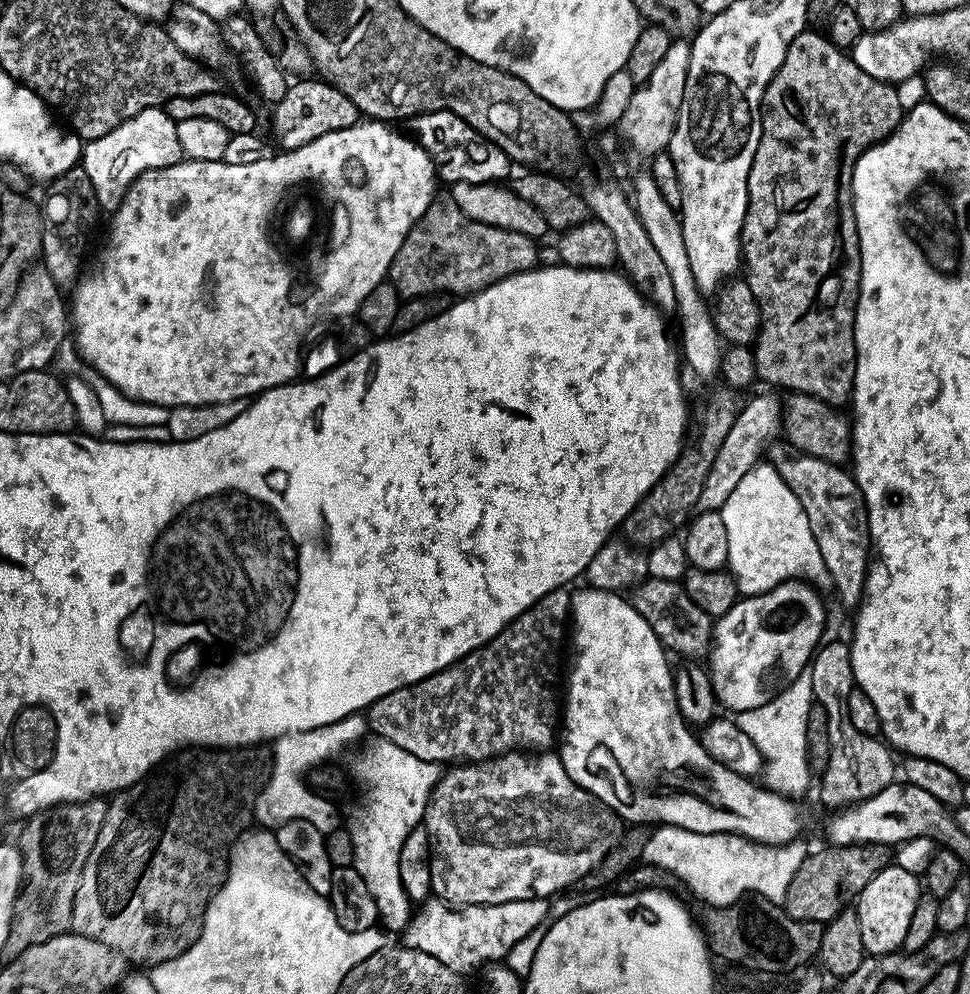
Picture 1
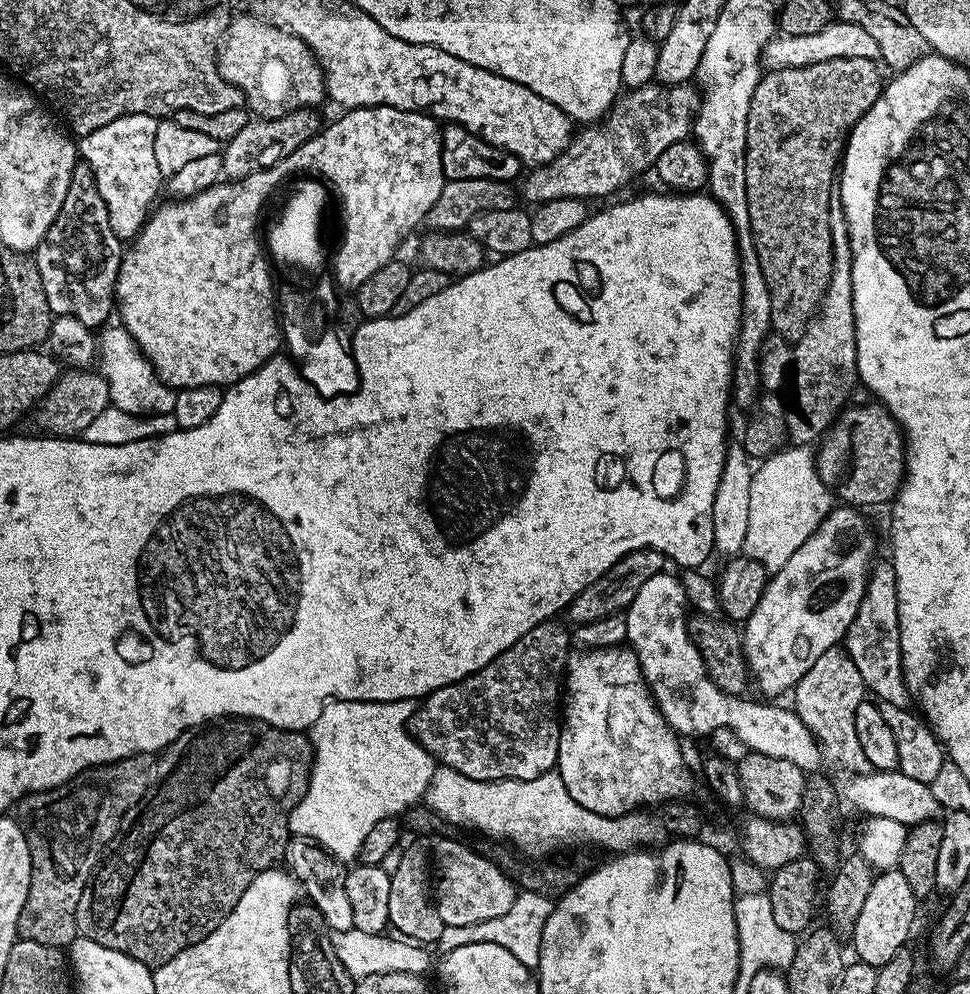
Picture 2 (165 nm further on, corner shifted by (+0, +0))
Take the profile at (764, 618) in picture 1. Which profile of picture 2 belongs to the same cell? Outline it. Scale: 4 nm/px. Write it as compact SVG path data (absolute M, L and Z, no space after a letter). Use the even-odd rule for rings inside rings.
M836 506L828 513L828 517L786 558L786 566L771 573L766 590L762 594L762 602L754 606L754 614L743 621L744 657L748 663L751 683L761 692L761 697L776 698L783 692L791 693L796 683L826 654L837 647L850 630L850 622L854 622L854 614L858 614L858 606L864 597L868 573L872 571L876 552L876 540L872 537L872 528L864 521L863 511L852 506Z

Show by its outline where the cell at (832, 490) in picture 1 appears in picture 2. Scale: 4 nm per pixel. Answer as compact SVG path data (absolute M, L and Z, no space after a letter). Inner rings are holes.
M877 559L873 563L872 571L868 573L864 597L858 606L858 614L854 614L854 622L850 622L850 630L844 636L842 648L854 662L854 666L858 666L865 689L877 701L885 700L899 708L909 707L910 693L908 683L904 680L900 649L898 582L891 559Z

